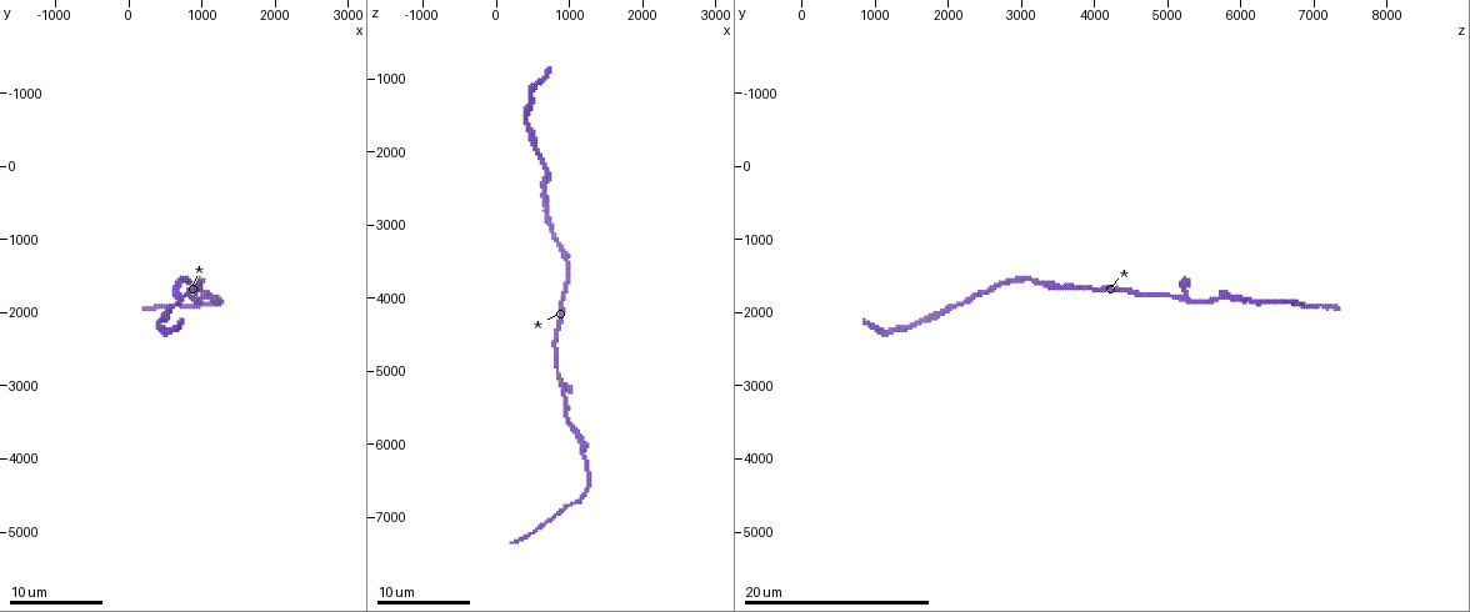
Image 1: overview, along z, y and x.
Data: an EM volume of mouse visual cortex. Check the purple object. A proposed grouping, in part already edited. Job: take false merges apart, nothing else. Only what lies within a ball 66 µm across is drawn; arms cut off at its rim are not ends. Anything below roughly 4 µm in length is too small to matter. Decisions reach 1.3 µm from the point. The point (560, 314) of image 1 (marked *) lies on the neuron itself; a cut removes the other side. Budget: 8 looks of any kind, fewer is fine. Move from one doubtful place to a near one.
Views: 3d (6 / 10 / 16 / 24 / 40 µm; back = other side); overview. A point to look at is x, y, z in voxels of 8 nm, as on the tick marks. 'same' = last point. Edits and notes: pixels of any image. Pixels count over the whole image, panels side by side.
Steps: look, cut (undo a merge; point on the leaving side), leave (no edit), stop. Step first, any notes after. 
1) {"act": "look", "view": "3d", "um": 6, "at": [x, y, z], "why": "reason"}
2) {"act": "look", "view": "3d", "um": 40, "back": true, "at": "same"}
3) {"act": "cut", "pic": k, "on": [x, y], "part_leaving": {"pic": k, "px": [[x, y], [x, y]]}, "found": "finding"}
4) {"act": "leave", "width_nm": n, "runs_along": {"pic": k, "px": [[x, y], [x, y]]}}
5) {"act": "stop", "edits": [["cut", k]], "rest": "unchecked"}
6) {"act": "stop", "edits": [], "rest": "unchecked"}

{"act": "look", "view": "3d", "um": 10, "at": [1150, 1850, 6100], "why": "thick turns thin"}

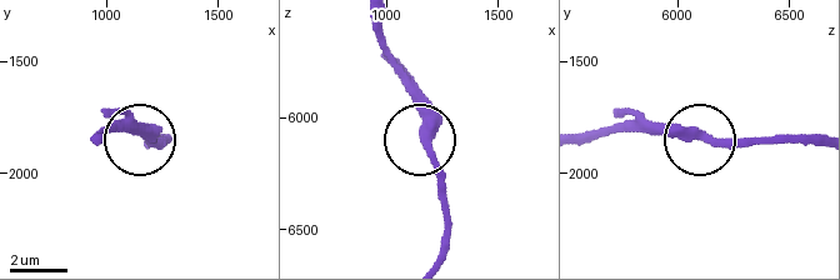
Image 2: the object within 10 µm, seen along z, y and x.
{"act": "leave", "width_nm": 330, "runs_along": {"pic": 2, "px": [[371, 24], [416, 110], [436, 168], [443, 230]]}, "found": "one neuron here"}

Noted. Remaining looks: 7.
{"act": "look", "view": "3d", "um": 10, "at": [950, 1700, 3600], "why": "calibre changes"}

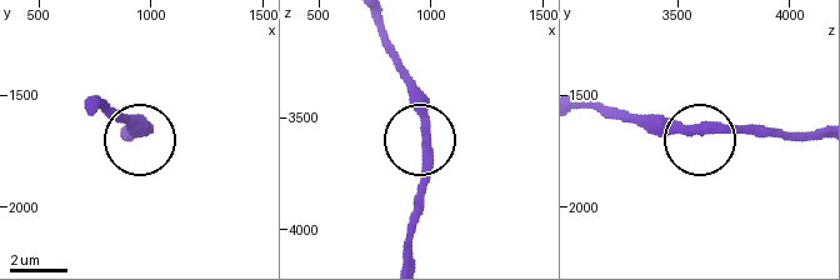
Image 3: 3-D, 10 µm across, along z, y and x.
{"act": "look", "view": "3d", "um": 10, "back": true, "at": [980, 1650, 3610]}

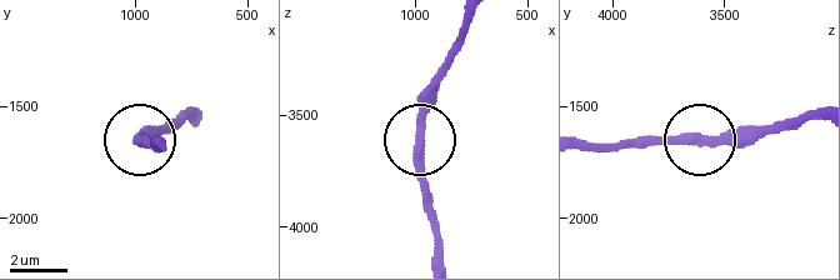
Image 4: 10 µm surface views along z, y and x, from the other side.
{"act": "leave", "width_nm": 310, "found": "one neuron here"}

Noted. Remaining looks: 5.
{"act": "look", "view": "3d", "um": 16, "at": [1000, 1850, 5600], "why": "calibre changes"}

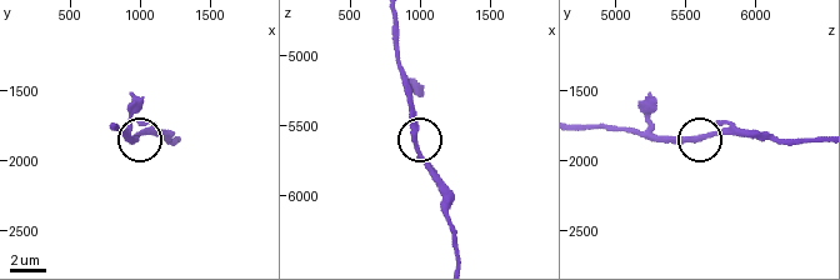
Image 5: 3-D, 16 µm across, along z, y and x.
{"act": "look", "view": "3d", "um": 6, "at": [960, 1860, 5580], "why": "closer look"}

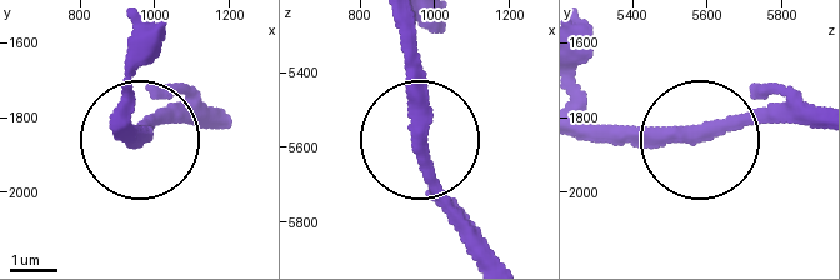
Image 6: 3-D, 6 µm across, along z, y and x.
{"act": "leave", "runs_along": {"pic": 6, "px": [[583, 130], [714, 139], [794, 110]]}, "found": "one neuron here"}

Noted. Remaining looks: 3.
{"act": "look", "view": "3d", "um": 6, "at": [550, 1900, 2000], "why": "thick turns thin"}

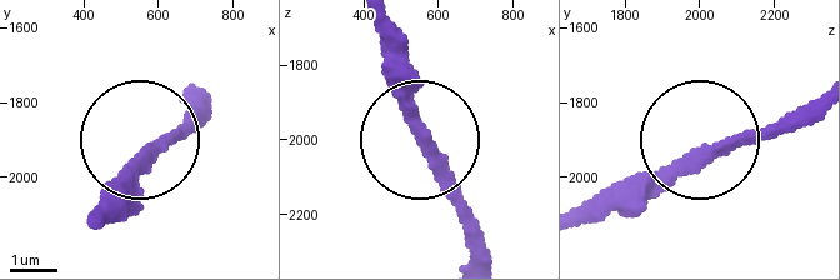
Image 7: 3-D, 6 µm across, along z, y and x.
{"act": "leave", "runs_along": {"pic": 7, "px": [[808, 100], [700, 148], [620, 208]]}, "found": "one neuron here"}

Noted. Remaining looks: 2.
{"act": "stop", "edits": [], "rest": "unchecked"}

